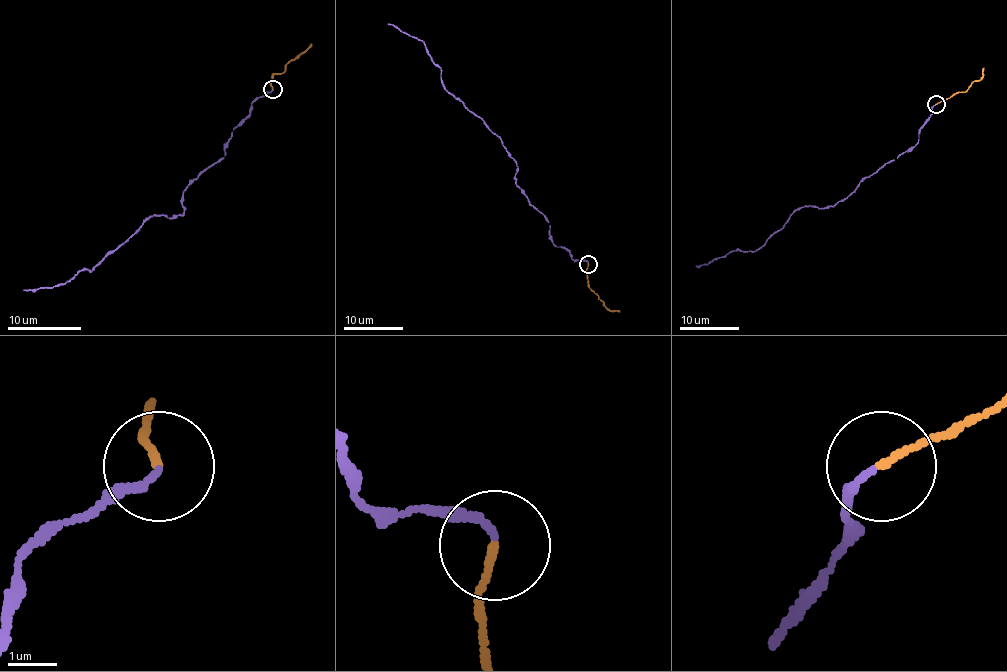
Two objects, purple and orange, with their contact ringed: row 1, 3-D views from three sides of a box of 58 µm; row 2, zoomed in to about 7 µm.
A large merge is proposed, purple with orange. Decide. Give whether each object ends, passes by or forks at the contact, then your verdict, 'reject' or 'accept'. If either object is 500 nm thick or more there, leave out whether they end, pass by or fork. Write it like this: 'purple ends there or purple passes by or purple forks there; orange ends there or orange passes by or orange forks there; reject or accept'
purple ends there; orange ends there; accept

